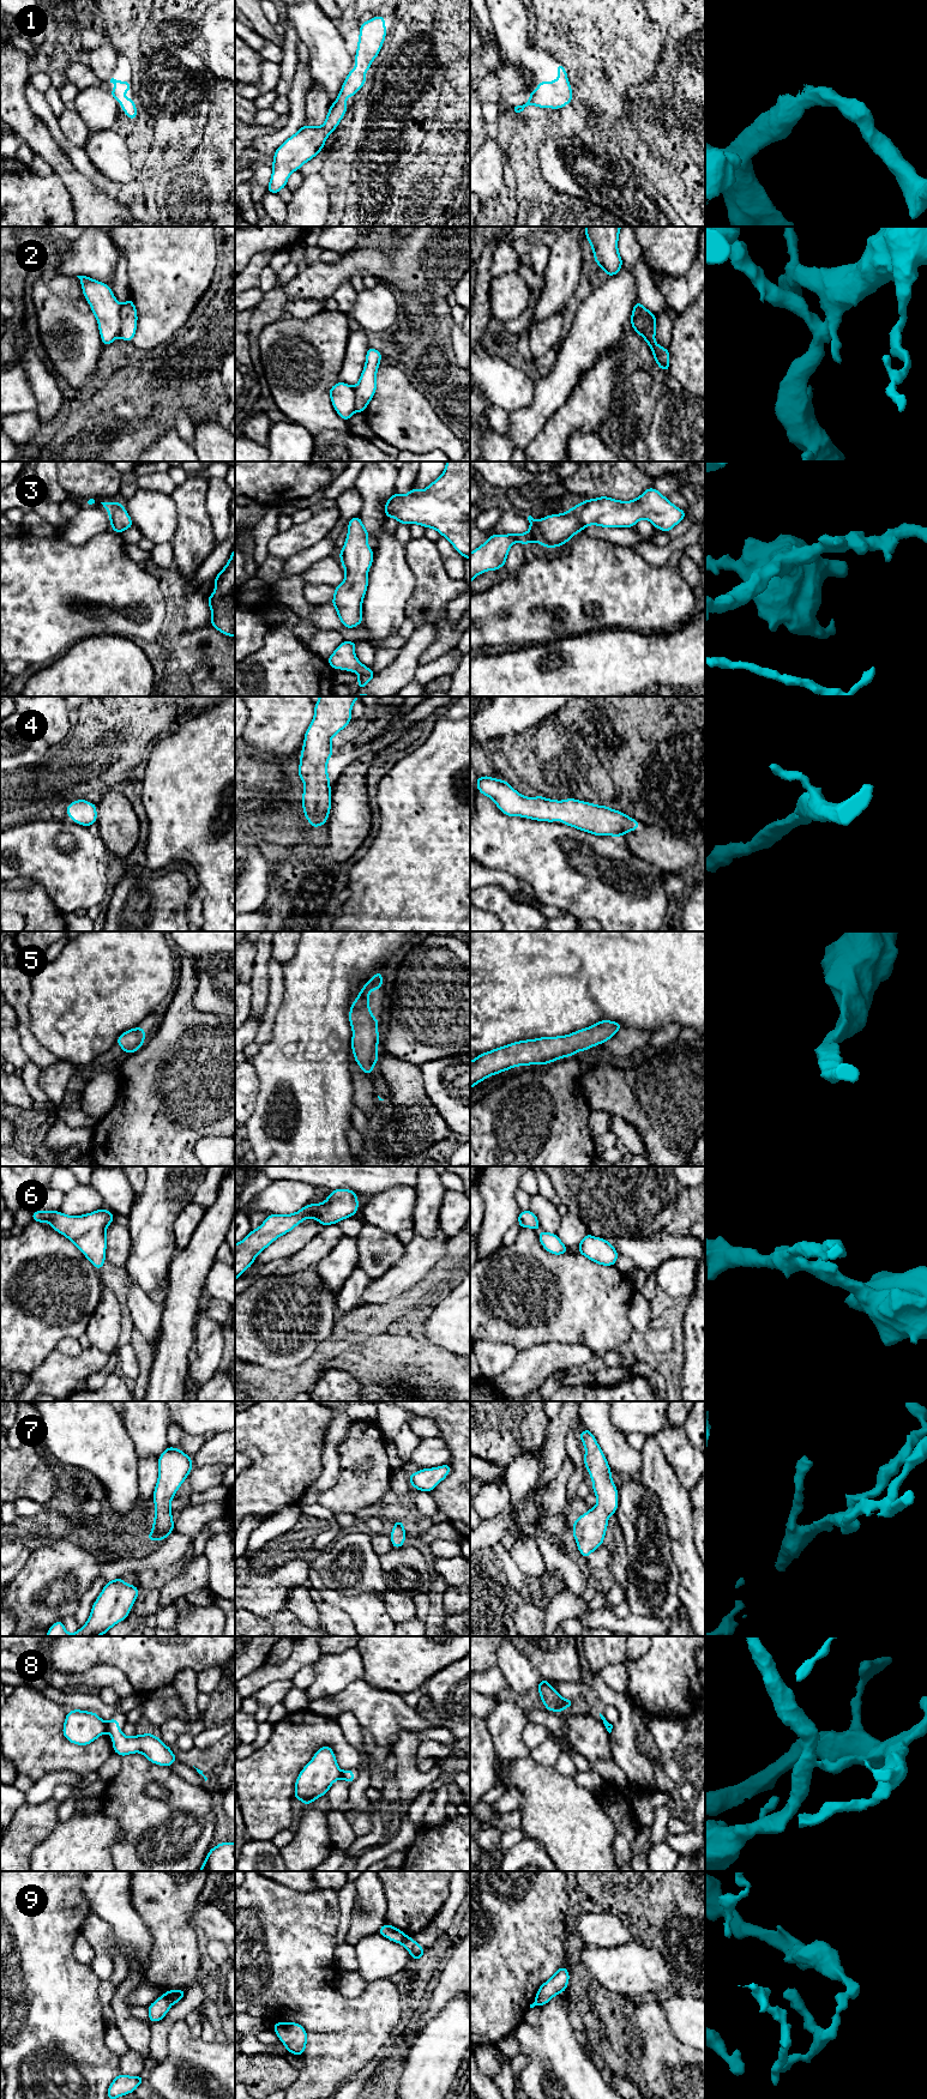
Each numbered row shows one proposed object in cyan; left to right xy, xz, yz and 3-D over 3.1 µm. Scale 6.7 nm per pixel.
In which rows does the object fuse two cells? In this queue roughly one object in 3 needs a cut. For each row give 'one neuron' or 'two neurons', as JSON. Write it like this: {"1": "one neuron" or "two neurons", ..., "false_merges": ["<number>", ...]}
{"1": "one neuron", "2": "two neurons", "3": "one neuron", "4": "one neuron", "5": "one neuron", "6": "one neuron", "7": "one neuron", "8": "two neurons", "9": "two neurons", "false_merges": ["2", "8", "9"]}

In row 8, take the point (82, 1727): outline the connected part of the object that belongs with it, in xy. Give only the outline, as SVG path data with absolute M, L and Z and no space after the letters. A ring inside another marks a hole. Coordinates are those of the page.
M72 1709L66 1714L62 1733L67 1741L77 1745L88 1745L107 1730L98 1714L88 1711Z

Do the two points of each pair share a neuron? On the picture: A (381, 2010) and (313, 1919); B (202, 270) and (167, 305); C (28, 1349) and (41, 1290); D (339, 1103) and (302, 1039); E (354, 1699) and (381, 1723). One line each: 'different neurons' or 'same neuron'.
A: same neuron
B: same neuron
C: same neuron
D: same neuron
E: same neuron

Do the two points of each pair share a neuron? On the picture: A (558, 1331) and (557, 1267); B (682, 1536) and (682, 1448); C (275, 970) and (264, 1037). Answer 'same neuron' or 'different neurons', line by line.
A: same neuron
B: different neurons
C: same neuron

